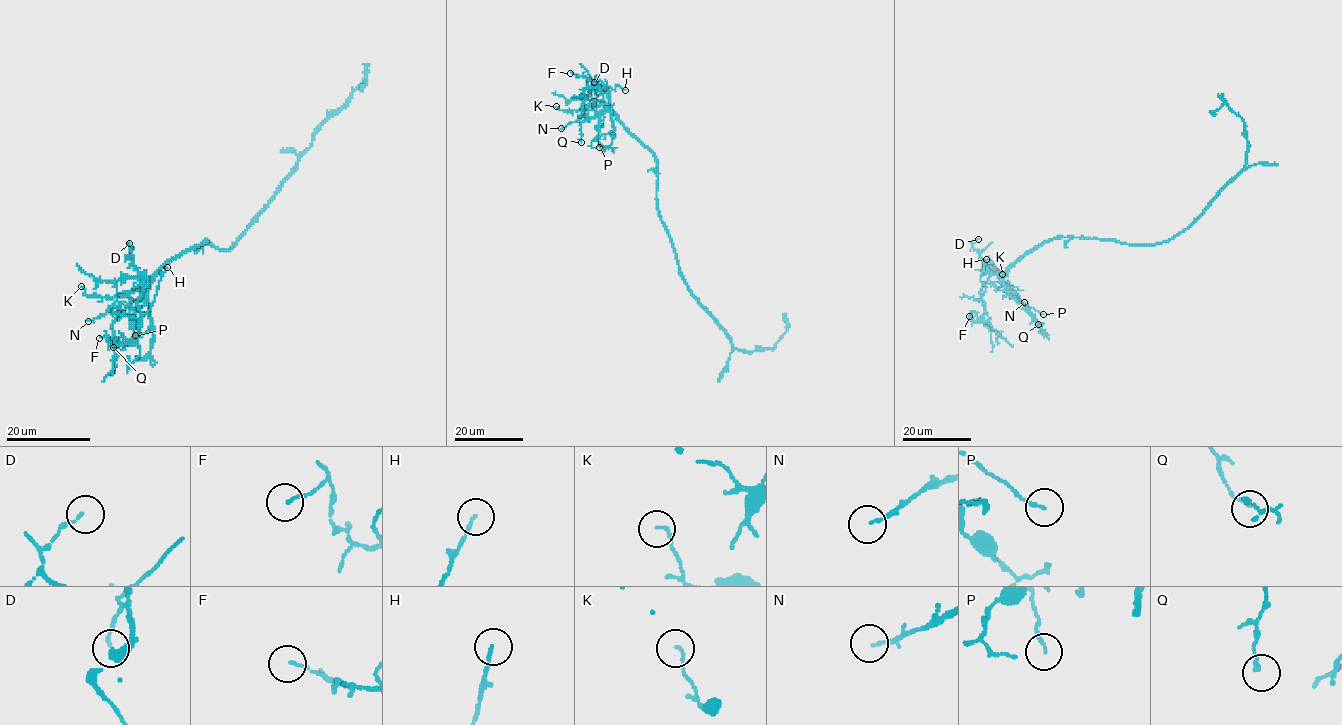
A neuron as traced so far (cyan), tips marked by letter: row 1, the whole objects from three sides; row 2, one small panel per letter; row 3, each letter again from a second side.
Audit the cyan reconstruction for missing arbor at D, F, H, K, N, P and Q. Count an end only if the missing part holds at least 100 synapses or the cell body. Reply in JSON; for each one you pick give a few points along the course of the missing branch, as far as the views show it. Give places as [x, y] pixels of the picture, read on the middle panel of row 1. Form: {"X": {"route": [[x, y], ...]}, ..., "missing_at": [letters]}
{"H": {"route": [[625, 90], [634, 97], [644, 97], [651, 91]]}, "missing_at": ["H"]}

